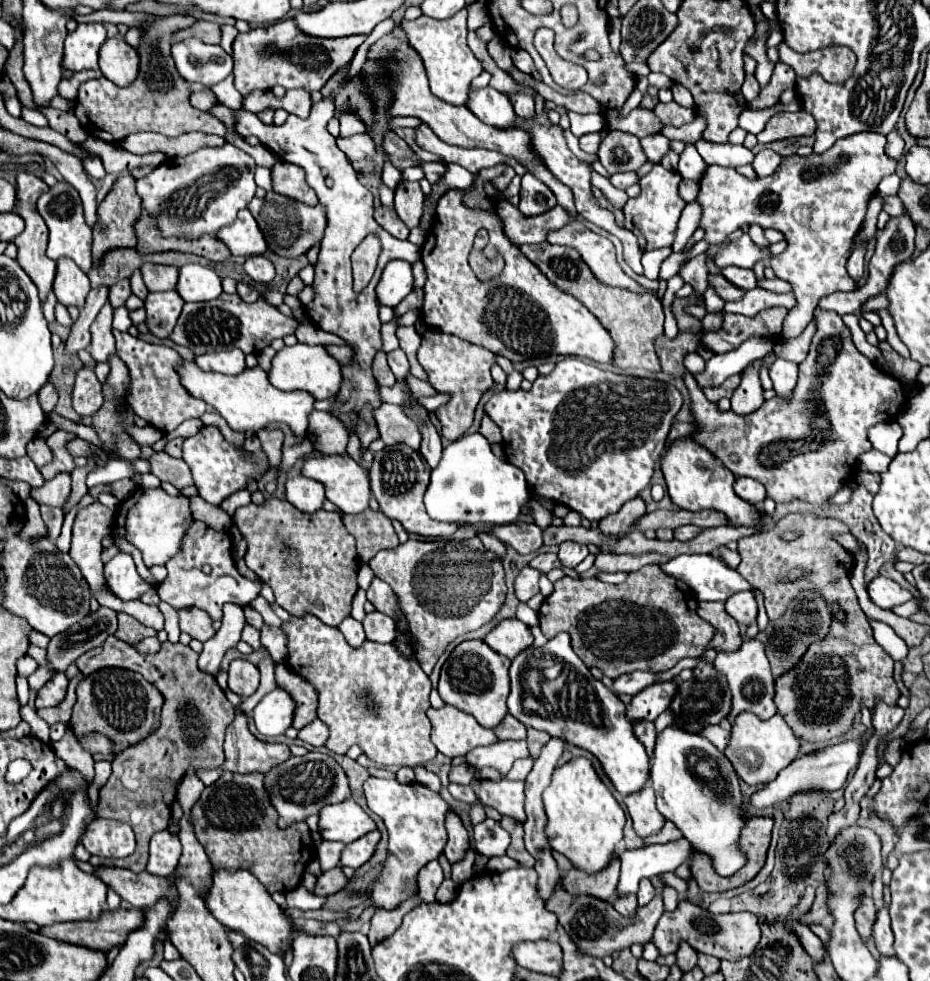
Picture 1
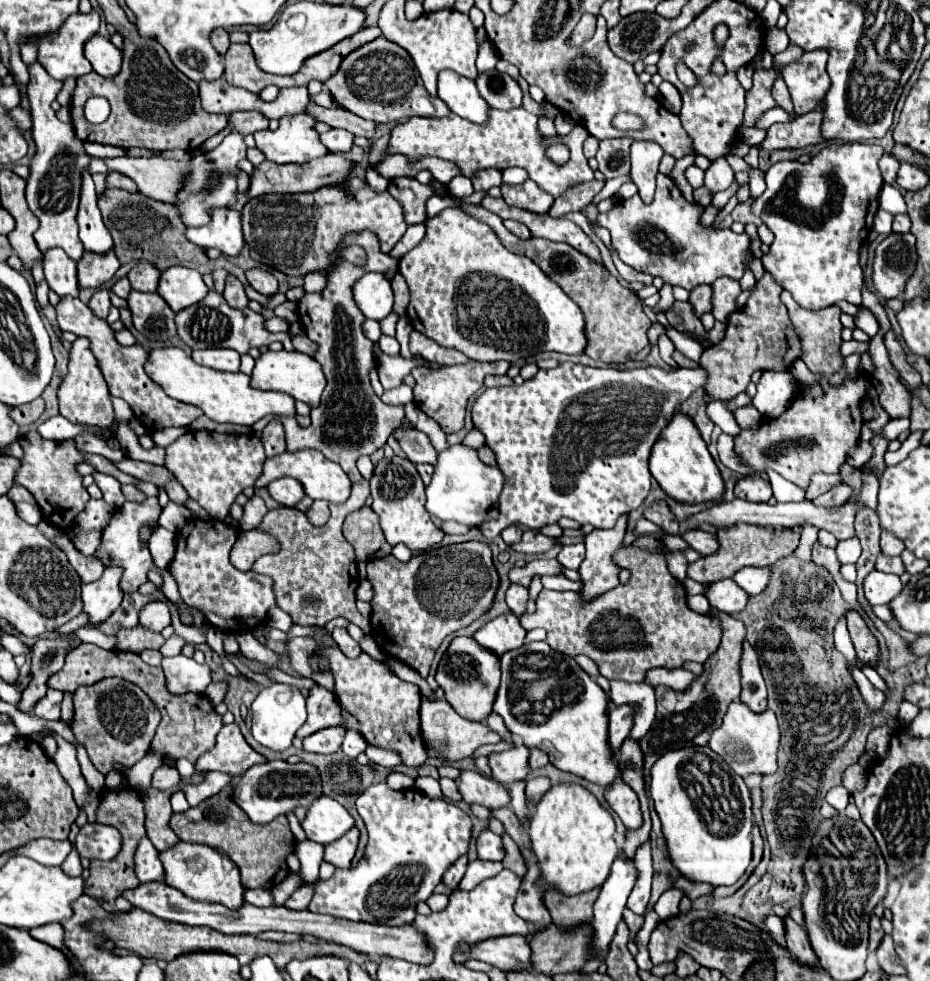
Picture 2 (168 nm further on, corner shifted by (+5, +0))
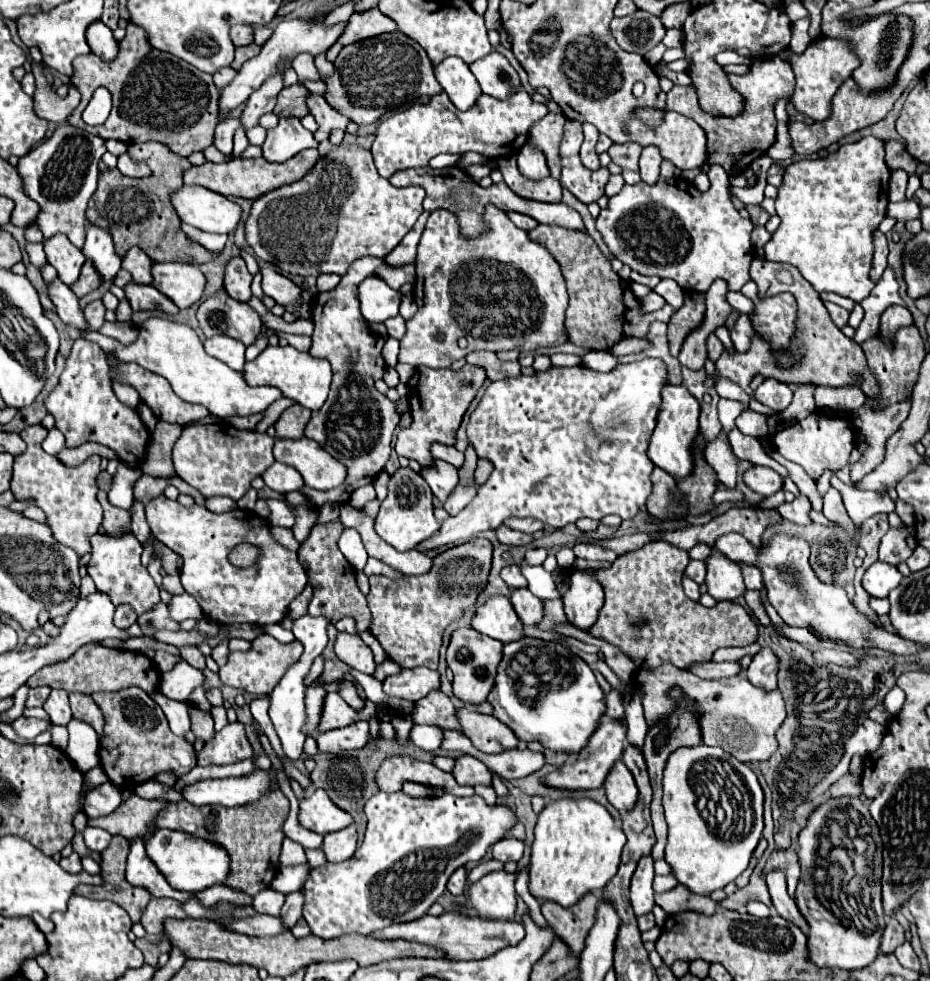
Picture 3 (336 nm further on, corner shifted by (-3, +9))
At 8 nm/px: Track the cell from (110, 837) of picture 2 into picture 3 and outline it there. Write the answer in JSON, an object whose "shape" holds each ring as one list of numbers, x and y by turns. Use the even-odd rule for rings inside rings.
{"shape":[[87,826,85,832,83,832,83,838,85,838,87,848,91,848,91,850,95,850,95,852,103,852,103,850,109,846,109,842,111,842,113,836,111,836,109,832,101,830,101,828]]}

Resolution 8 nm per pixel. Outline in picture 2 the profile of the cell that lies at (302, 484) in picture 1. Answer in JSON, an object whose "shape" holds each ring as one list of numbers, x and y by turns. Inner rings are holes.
{"shape":[[289,477,271,481,267,485,267,491,277,503,289,505,289,507,293,507,295,503,299,503,305,497,305,491,301,491,301,483,297,483,297,479,289,479]]}

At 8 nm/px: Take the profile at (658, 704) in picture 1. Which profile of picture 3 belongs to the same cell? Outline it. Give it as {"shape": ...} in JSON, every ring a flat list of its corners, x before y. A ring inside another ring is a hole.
{"shape":[[603,718,603,722,599,724,599,728,595,730,595,734,589,740,589,746,577,754,577,758,571,760,571,764,563,764,557,772,551,772,543,778,545,784,549,786,557,786,557,788,569,788,569,790,591,790,591,788,599,788,603,786,609,770,613,768,613,764,621,758,621,752,625,748,627,742,627,724,625,720,613,720,613,718]]}

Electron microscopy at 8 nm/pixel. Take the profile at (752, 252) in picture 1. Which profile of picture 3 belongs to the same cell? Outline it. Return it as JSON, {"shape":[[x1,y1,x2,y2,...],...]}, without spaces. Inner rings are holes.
{"shape":[[711,164,707,176,711,180,711,188,707,192,699,192,693,184,681,178,659,178,655,186,639,182,635,186,625,186,617,196,611,196,609,206,601,210,597,218,597,230,615,258,641,274,673,278,685,292,707,292,715,278,727,280,731,290,741,290,741,286,749,280,749,266,753,260,753,224,751,220,743,220,731,204,727,172,721,166]]}

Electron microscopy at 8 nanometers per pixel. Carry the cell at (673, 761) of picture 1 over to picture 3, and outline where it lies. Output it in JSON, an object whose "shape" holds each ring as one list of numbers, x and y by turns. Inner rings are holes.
{"shape":[[703,744,675,750,665,764,663,808,669,824,665,860,691,892,707,896,733,882,749,866,763,832,763,790,743,762,721,748]]}

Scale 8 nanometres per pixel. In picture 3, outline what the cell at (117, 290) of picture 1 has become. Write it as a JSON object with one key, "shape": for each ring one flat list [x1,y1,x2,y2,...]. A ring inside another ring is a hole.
{"shape":[[93,300,89,306,85,306,85,318,89,322,89,328,87,330,99,330,103,324,105,324,105,304,103,300]]}

